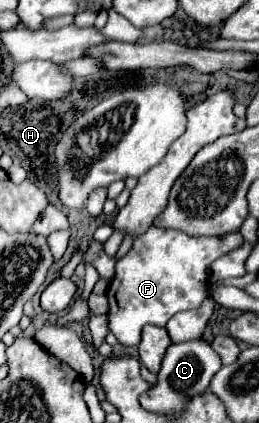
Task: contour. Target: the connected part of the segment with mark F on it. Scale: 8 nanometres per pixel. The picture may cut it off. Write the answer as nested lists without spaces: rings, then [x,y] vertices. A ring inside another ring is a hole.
[[[152,226],[146,234],[138,236],[132,244],[132,248],[128,250],[128,254],[124,258],[120,258],[116,262],[116,274],[108,286],[108,300],[110,300],[110,312],[108,312],[108,328],[110,332],[118,338],[118,342],[122,346],[138,346],[140,342],[140,332],[142,326],[146,322],[154,322],[156,326],[164,326],[176,312],[182,310],[192,310],[198,308],[206,298],[208,298],[208,268],[214,260],[218,260],[218,256],[224,256],[226,252],[232,252],[234,248],[238,248],[238,244],[242,244],[242,234],[238,232],[228,232],[222,236],[212,236],[212,238],[204,238],[204,236],[188,236],[176,230],[164,230],[164,228],[156,228]]]

